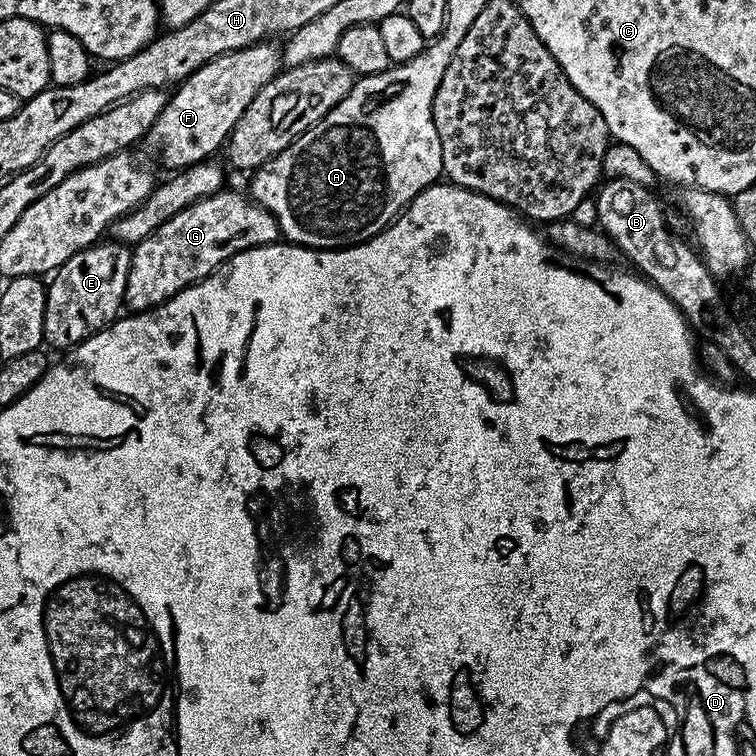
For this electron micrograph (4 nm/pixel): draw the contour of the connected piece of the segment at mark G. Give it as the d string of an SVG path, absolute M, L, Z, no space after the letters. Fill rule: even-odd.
M221 190L194 202L132 248L124 302L133 313L165 304L174 294L205 280L234 254L262 244L275 244L281 239L278 222L261 204L245 193L244 197L240 192L228 191Z

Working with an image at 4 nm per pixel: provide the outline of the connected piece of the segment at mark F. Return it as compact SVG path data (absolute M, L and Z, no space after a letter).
M272 42L252 44L206 62L194 74L175 85L173 96L164 101L162 114L149 130L146 140L160 151L160 160L168 170L183 170L192 164L203 164L215 157L216 151L225 147L238 118L254 102L258 90L275 78L282 68L282 52Z

